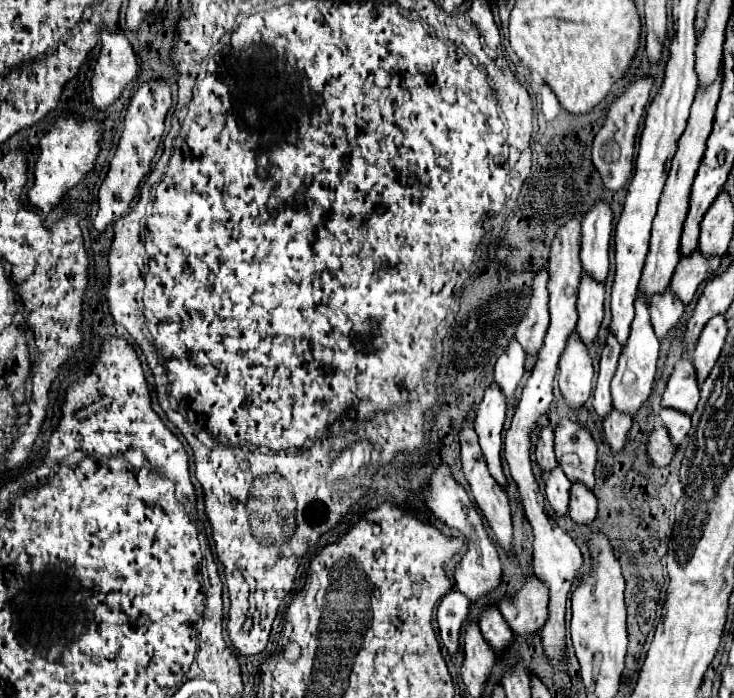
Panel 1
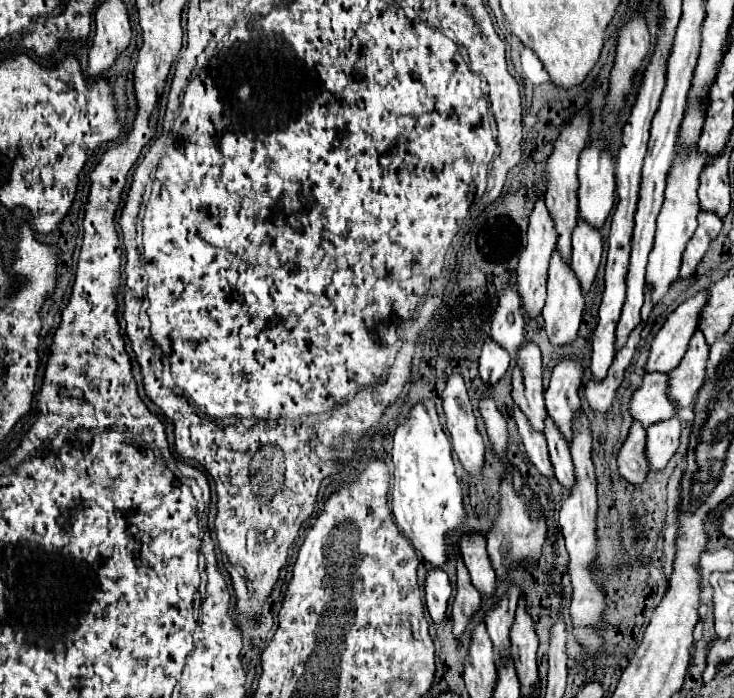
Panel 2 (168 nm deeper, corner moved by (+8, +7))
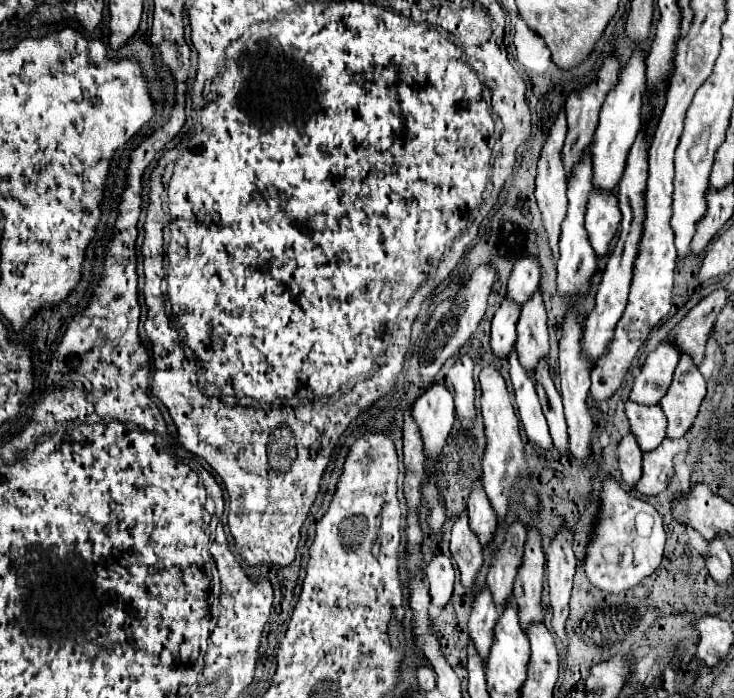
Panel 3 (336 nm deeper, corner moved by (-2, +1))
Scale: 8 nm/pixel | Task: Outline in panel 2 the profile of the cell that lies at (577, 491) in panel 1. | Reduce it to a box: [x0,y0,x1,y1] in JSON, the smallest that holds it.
[545,415,575,489]

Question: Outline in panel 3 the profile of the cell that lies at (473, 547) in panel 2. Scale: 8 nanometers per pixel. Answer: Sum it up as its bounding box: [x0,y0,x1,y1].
[467,481,497,547]

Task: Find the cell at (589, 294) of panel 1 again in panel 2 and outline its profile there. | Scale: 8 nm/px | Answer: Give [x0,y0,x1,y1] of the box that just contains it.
[571,217,601,291]

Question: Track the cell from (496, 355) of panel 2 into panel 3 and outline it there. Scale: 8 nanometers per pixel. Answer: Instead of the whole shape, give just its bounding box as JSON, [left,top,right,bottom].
[491,299,521,359]

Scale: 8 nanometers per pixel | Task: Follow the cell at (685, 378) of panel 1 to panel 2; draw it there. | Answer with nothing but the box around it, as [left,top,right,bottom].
[629,373,677,429]

